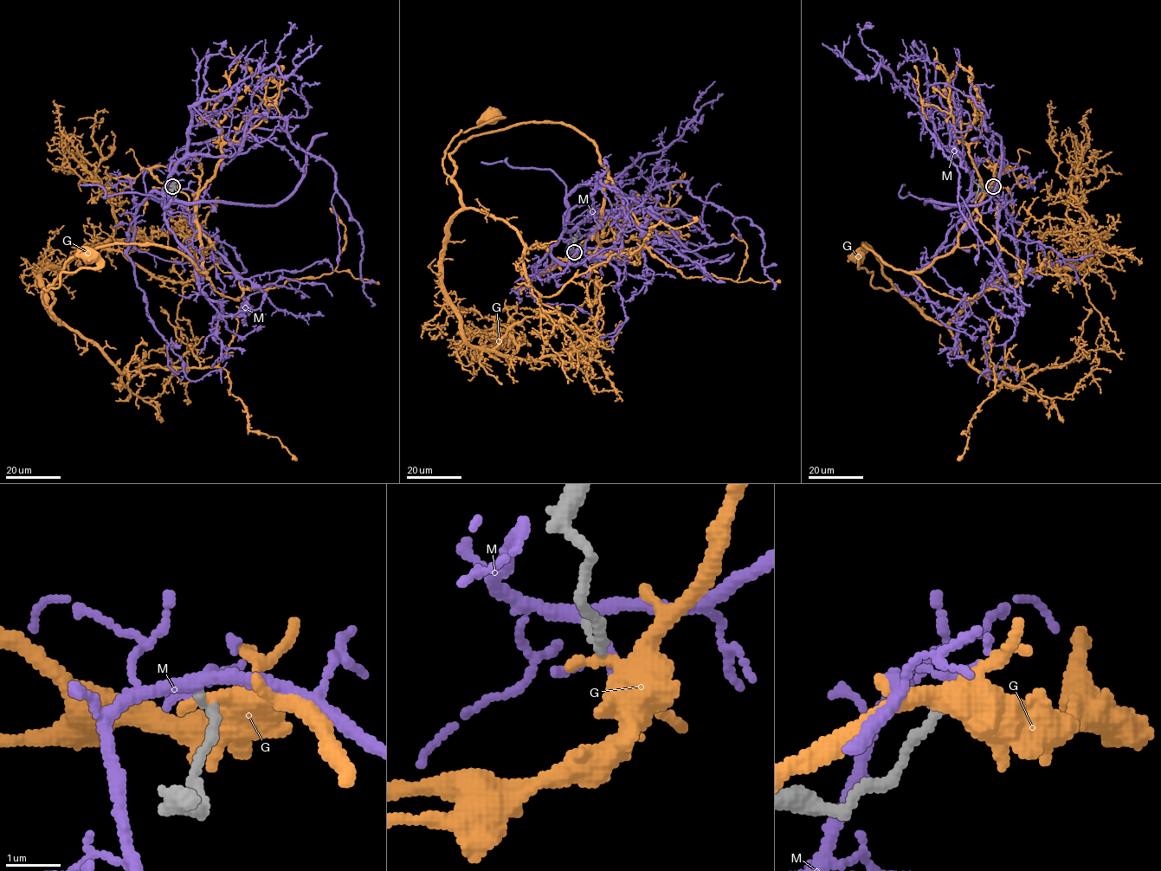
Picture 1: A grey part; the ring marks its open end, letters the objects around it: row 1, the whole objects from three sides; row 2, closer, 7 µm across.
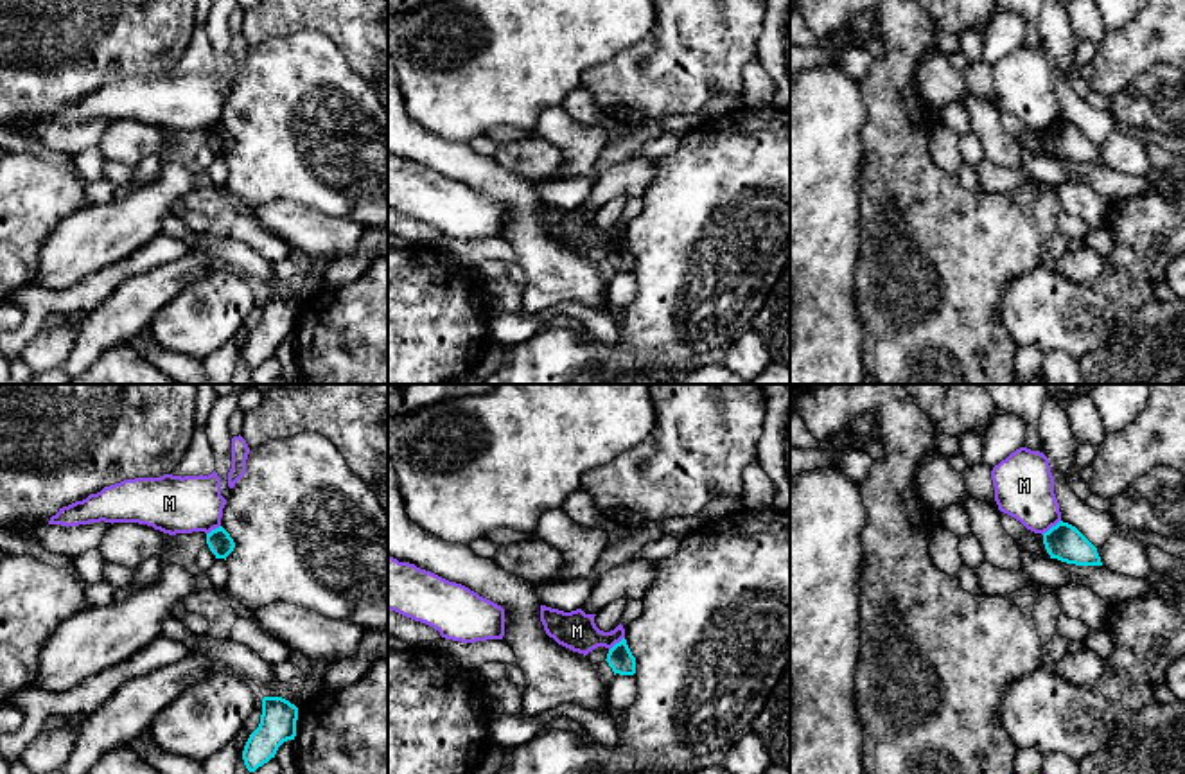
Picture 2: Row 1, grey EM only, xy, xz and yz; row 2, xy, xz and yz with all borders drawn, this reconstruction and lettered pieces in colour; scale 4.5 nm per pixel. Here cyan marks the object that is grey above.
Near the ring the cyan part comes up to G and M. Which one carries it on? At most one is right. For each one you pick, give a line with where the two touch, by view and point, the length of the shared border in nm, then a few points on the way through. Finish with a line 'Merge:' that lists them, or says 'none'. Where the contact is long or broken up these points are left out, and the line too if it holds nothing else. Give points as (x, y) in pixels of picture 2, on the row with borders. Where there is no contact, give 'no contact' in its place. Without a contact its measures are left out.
Merge: none

